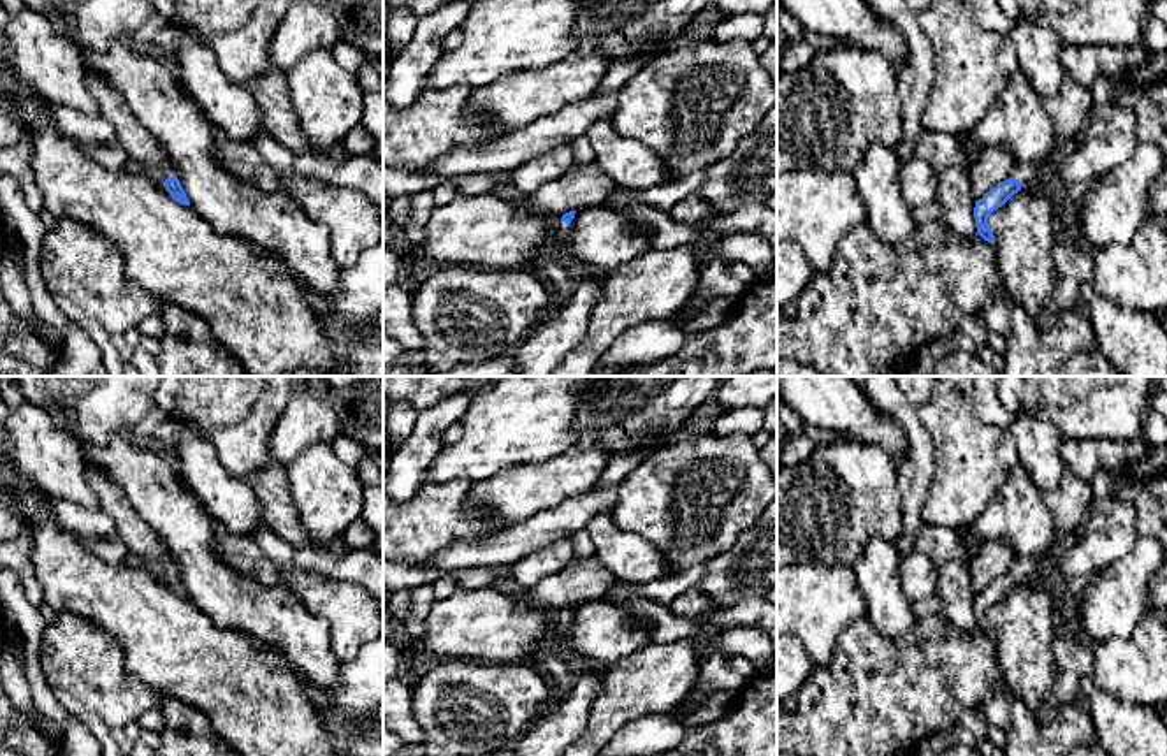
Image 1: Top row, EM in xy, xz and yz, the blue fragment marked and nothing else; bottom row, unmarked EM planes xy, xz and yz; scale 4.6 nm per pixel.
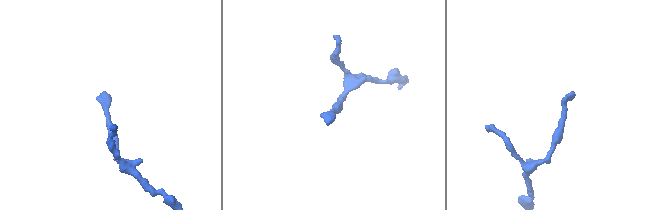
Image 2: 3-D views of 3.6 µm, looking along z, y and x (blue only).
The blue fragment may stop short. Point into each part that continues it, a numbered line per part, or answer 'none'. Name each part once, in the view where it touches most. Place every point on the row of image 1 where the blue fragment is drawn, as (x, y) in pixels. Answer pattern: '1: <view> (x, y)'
1: xz (559, 232)

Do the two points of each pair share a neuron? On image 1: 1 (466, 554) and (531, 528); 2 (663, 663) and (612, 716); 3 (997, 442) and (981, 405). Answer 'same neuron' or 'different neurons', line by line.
1: same neuron
2: same neuron
3: different neurons

